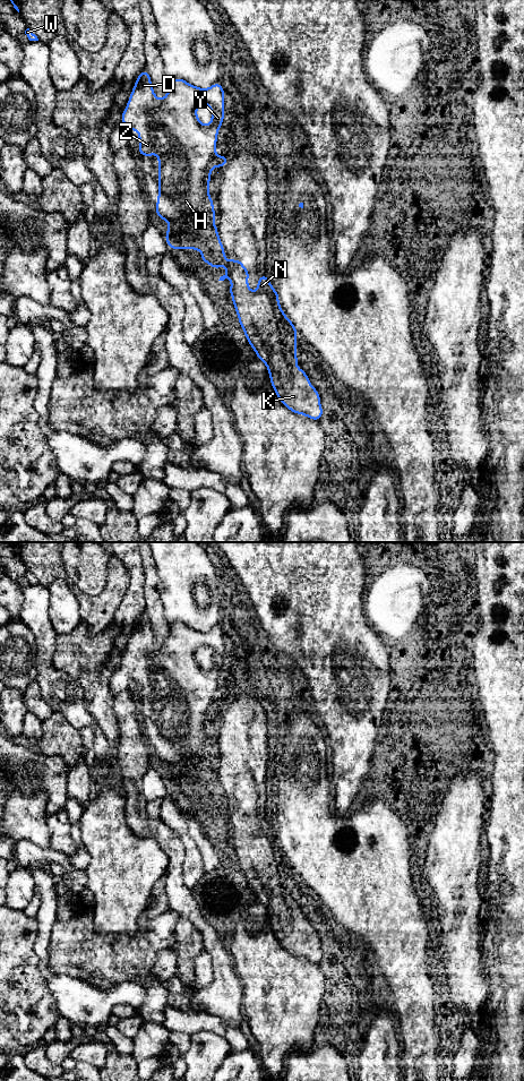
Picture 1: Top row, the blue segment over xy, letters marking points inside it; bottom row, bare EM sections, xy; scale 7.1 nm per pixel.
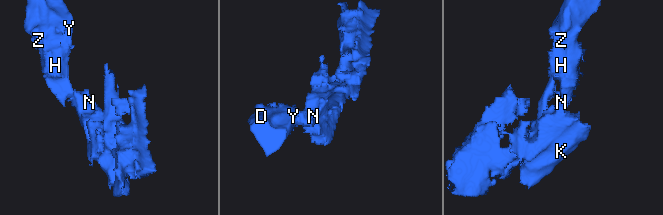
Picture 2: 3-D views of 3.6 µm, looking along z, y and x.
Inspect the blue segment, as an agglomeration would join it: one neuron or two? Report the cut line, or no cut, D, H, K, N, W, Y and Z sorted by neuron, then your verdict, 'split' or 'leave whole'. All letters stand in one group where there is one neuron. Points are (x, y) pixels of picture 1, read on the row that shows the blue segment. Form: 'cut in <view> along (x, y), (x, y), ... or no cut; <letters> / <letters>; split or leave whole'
cut in xy along (226, 274), (229, 276); D H W Y Z / K N; split

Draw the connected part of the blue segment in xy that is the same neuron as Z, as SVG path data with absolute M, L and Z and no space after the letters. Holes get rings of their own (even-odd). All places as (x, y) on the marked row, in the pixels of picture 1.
M145 69L136 79L129 102L121 117L121 123L127 126L130 131L139 131L140 156L154 156L155 152L158 152L158 199L155 213L161 220L169 221L169 229L164 234L167 247L171 249L199 249L201 260L212 265L211 271L215 267L225 266L225 254L217 234L217 225L213 224L217 212L212 211L214 200L208 197L209 178L214 177L209 174L211 169L214 166L223 168L230 160L229 156L215 155L217 132L224 120L224 106L224 91L218 81L212 87L203 89L180 78L170 80L170 89L166 96L158 101L154 94L149 74ZM203 102L209 105L213 113L212 122L208 126L204 126L196 113L197 106Z

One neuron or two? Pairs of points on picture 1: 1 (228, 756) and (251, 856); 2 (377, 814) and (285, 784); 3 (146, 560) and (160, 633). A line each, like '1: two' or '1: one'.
1: one
2: one
3: one

